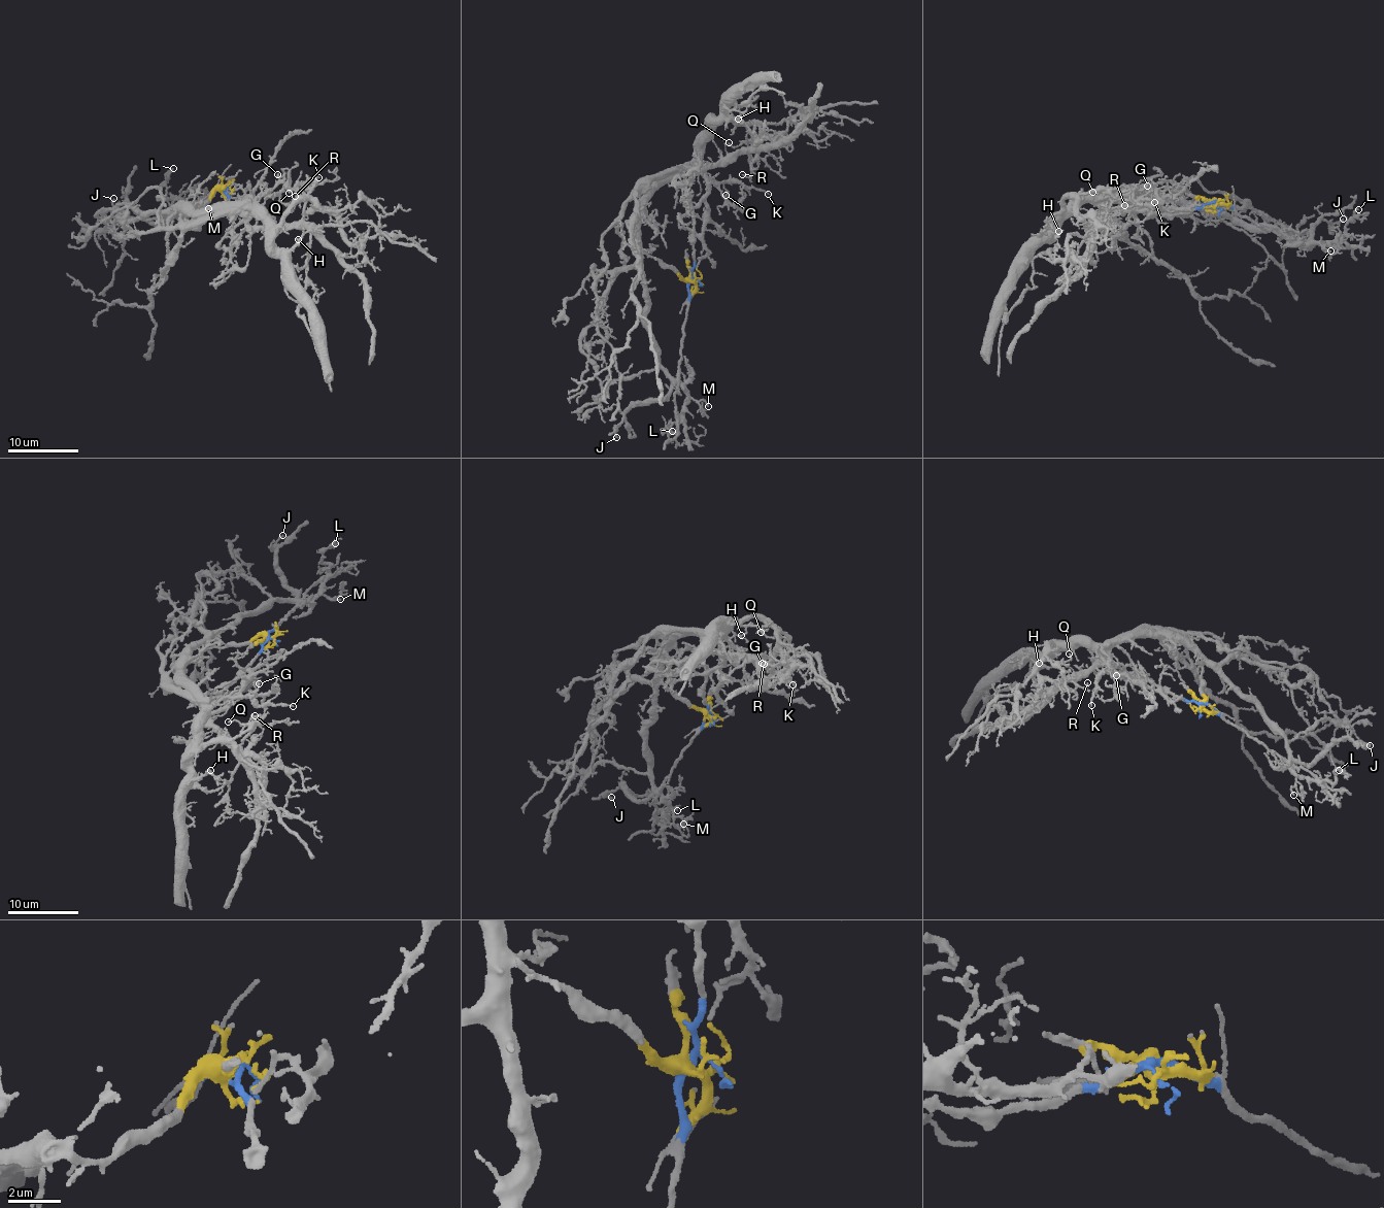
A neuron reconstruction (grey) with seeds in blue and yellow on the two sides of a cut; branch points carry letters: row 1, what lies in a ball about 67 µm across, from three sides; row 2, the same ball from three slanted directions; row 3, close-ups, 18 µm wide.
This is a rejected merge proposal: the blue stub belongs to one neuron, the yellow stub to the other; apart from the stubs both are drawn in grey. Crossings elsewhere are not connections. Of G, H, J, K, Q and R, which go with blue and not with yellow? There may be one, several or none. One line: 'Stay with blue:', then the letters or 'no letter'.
Stay with blue: R

